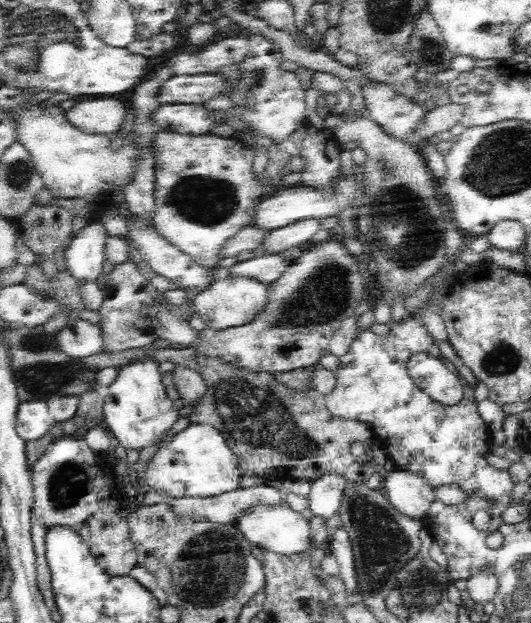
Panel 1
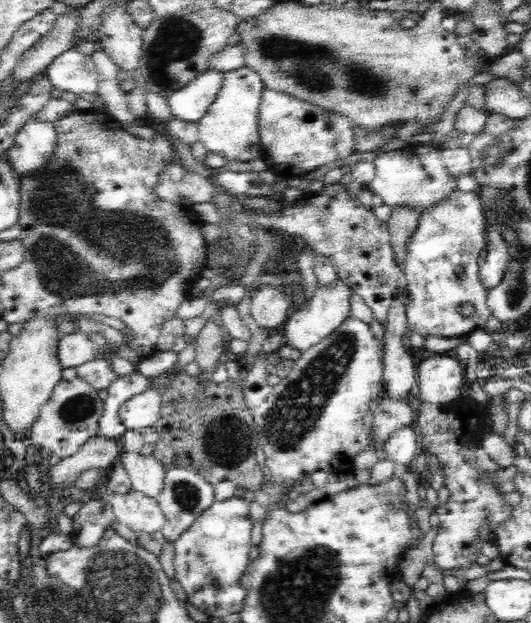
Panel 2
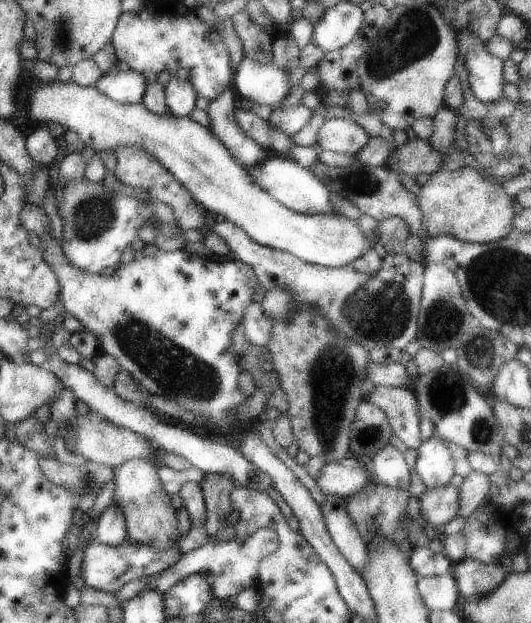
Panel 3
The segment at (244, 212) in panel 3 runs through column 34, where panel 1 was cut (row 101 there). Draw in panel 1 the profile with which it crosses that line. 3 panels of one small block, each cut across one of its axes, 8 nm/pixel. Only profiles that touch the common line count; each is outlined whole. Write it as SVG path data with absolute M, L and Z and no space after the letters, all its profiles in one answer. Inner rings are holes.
M94 98L78 102L66 112L66 120L72 127L91 135L120 130L126 116L124 102L116 98Z

